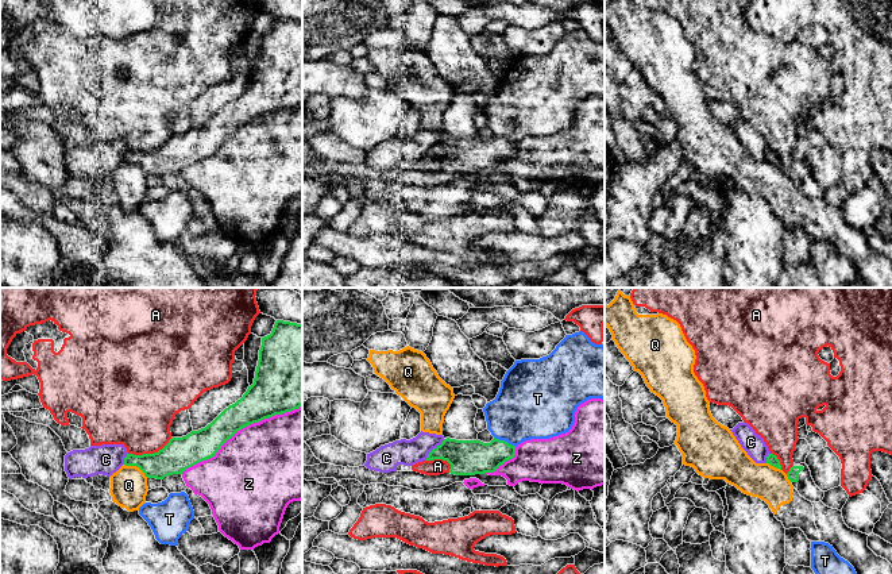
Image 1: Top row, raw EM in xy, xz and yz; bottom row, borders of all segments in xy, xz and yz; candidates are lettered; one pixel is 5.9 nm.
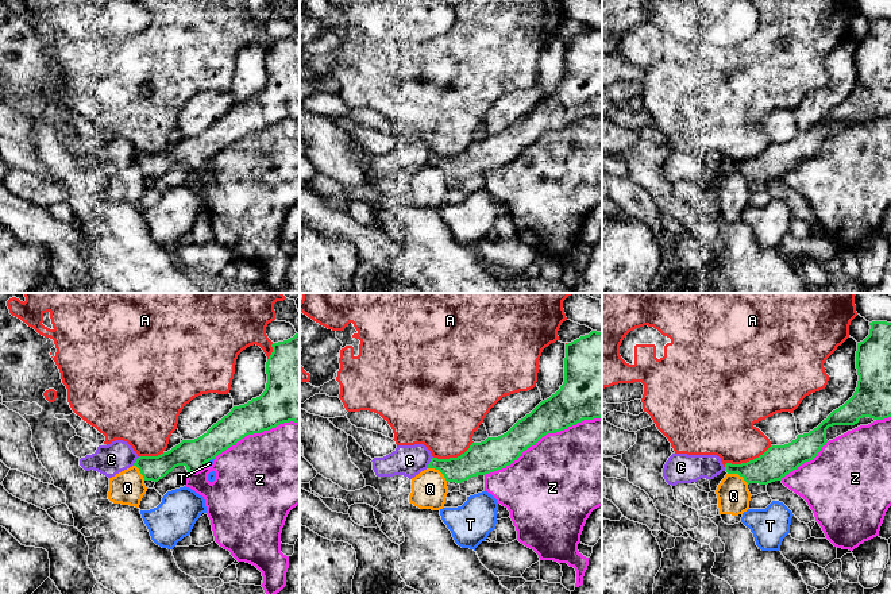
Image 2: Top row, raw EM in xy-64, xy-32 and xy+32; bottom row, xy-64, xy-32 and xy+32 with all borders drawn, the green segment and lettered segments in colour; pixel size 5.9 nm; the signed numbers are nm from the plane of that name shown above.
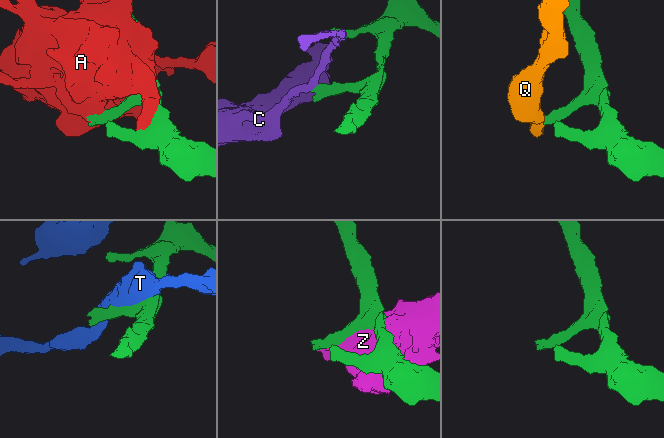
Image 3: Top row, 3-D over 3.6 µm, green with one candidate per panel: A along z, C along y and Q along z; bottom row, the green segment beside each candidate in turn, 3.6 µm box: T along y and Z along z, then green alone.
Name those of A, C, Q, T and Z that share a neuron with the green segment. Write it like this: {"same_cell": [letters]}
{"same_cell": []}

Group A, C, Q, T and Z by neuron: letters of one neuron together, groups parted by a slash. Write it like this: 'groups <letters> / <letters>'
groups A / C / Q / T / Z

